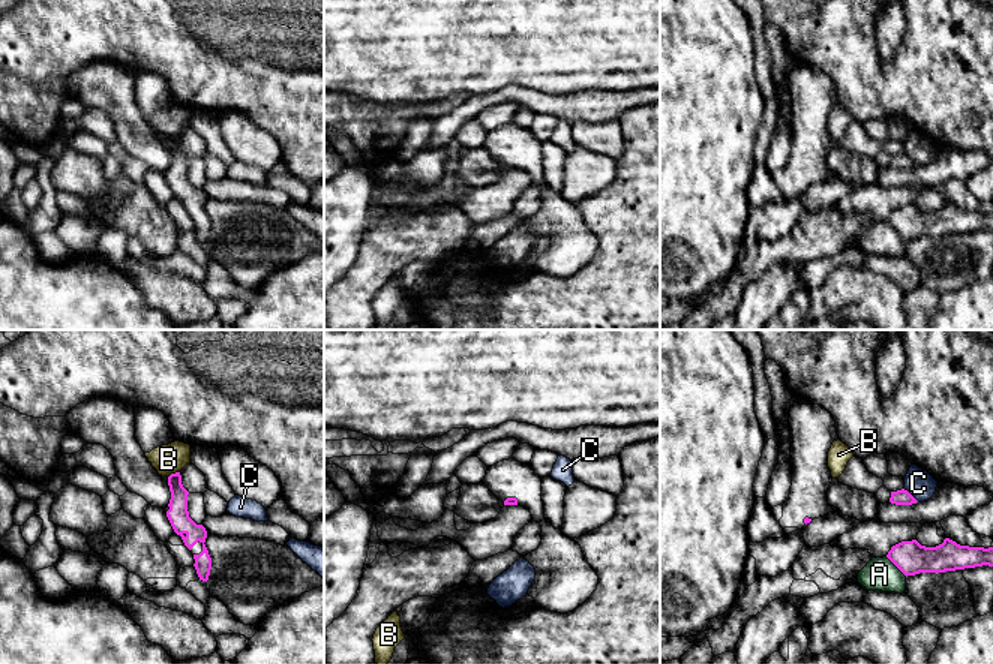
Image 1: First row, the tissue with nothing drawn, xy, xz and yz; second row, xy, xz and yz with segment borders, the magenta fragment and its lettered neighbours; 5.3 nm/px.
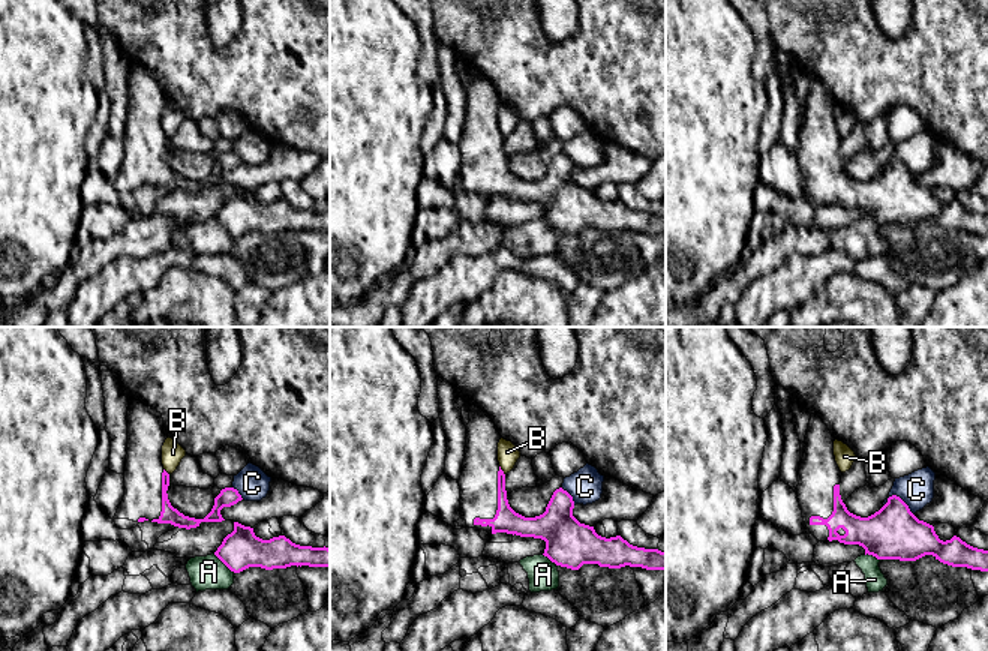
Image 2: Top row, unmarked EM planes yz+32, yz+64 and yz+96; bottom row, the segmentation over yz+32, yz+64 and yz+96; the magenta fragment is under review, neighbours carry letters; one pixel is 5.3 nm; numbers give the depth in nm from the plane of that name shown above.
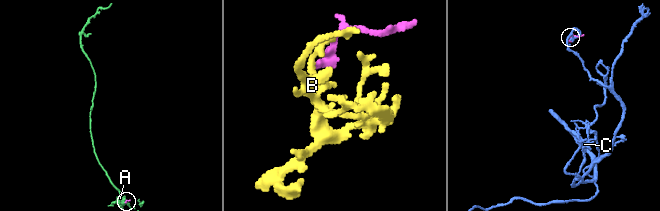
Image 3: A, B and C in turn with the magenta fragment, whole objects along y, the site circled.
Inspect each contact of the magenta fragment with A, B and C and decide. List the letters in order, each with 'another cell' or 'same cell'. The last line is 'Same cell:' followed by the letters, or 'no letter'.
A: another cell
B: another cell
C: another cell
Same cell: no letter

